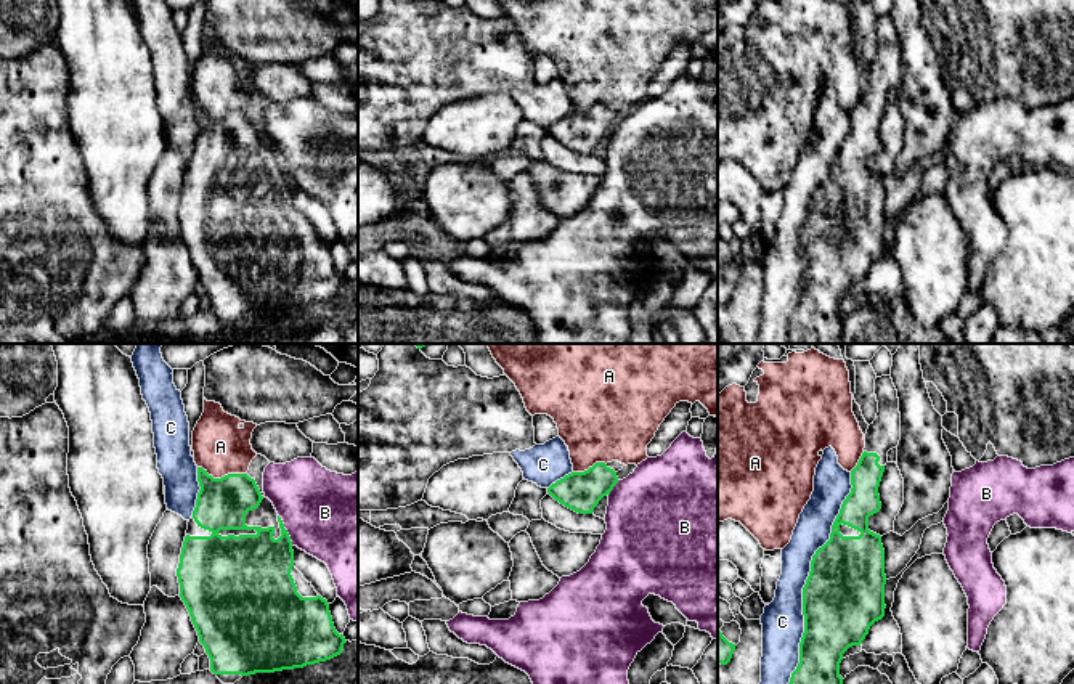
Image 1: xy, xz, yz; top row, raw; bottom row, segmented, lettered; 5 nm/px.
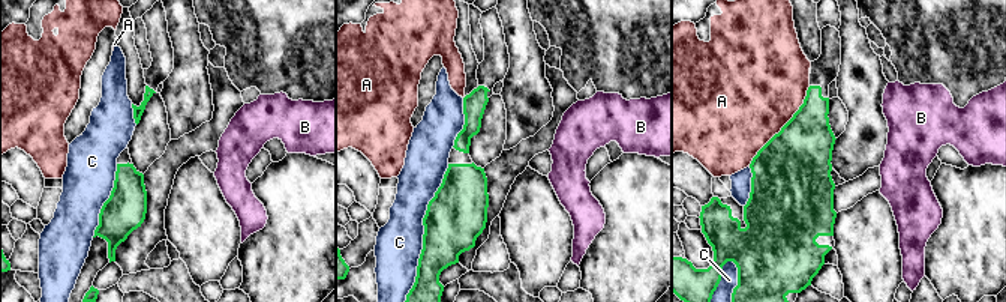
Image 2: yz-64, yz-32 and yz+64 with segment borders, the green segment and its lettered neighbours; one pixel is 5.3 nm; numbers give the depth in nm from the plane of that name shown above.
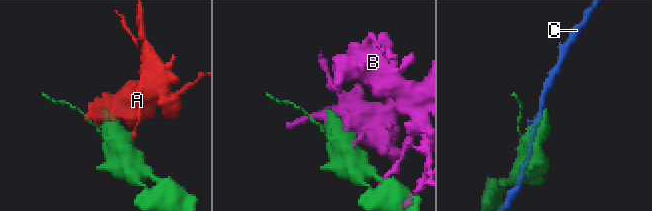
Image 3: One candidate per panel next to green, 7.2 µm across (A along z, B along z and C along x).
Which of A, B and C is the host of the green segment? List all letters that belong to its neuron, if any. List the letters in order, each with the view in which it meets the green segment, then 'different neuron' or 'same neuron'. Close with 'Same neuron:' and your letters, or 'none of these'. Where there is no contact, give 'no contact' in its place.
A: contact in xy; different neuron
B: contact in xy; different neuron
C: contact in yz; different neuron
Same neuron: none of these

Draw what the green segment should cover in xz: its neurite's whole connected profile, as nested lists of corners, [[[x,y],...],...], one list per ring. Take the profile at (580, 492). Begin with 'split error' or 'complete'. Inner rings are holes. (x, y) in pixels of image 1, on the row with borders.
complete; [[[596,462],[584,472],[572,472],[547,488],[547,493],[578,514],[592,514],[599,501],[618,483],[616,472]]]

